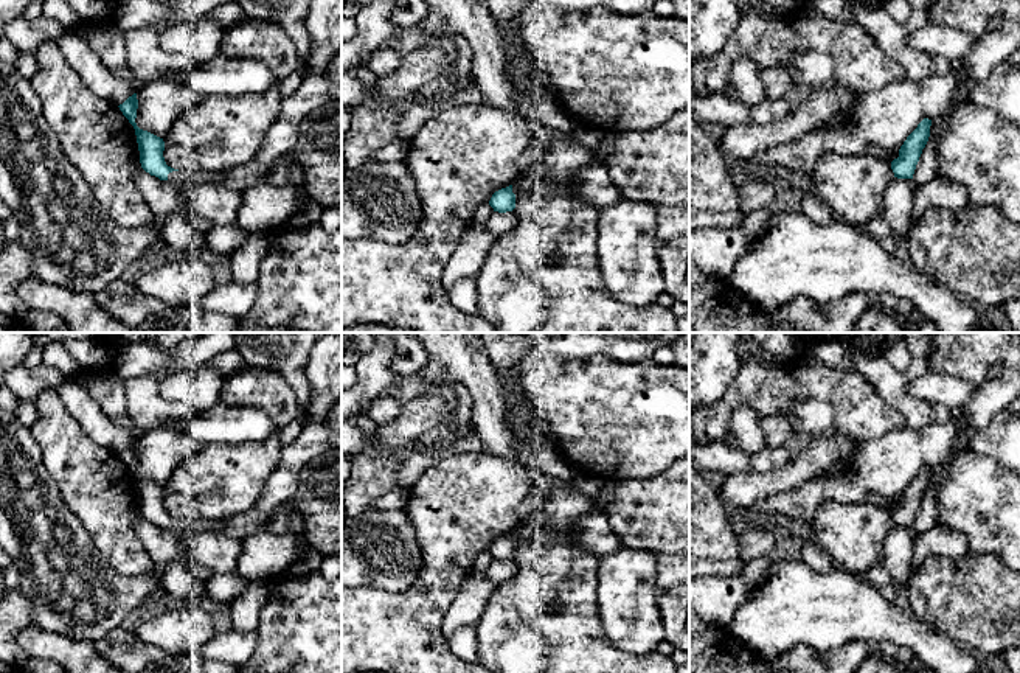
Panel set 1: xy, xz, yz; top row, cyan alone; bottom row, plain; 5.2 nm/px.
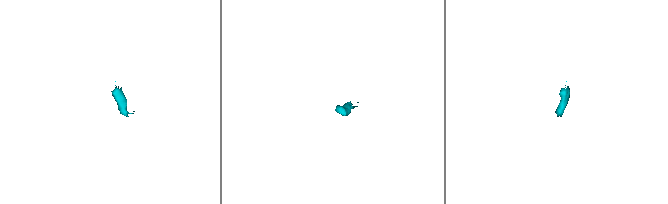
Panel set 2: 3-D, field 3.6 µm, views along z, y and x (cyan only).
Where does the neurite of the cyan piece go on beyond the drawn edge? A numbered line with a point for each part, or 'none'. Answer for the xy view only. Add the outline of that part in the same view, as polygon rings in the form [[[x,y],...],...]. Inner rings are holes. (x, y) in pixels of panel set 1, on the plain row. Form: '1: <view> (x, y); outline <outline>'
1: xy (317, 437); outline [[[342,396],[334,403],[324,421],[306,418],[301,435],[292,445],[281,446],[279,465],[265,482],[261,500],[252,510],[228,521],[172,519],[168,522],[168,530],[210,532],[242,541],[262,528],[269,513],[278,504],[293,497],[301,469],[331,449],[342,449]]]

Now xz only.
1: xz (533, 532); outline [[[543,522],[537,527],[531,527],[528,528],[522,536],[512,535],[512,541],[515,544],[519,544],[522,539],[534,539],[537,538],[546,527],[550,525],[550,522]]]

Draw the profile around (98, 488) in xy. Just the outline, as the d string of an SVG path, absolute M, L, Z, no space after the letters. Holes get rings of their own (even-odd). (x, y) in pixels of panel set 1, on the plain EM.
M56 389L43 390L34 404L37 417L29 431L40 445L43 465L56 482L67 510L90 535L107 572L123 577L152 574L154 560L135 530L141 511L134 474L116 452L96 445L84 432L64 407Z

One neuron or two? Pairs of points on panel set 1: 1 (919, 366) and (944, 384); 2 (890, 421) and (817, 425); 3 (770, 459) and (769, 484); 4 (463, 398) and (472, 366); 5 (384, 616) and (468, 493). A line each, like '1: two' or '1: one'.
1: two
2: two
3: two
4: two
5: one

